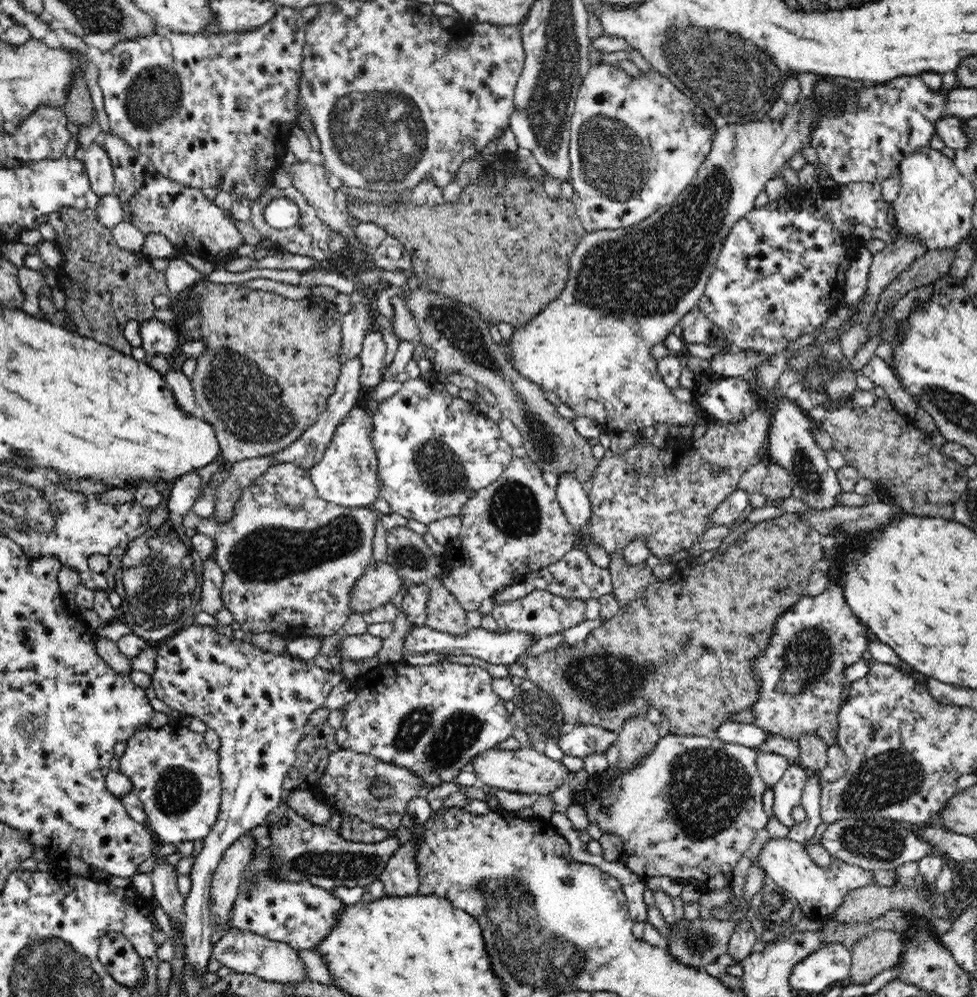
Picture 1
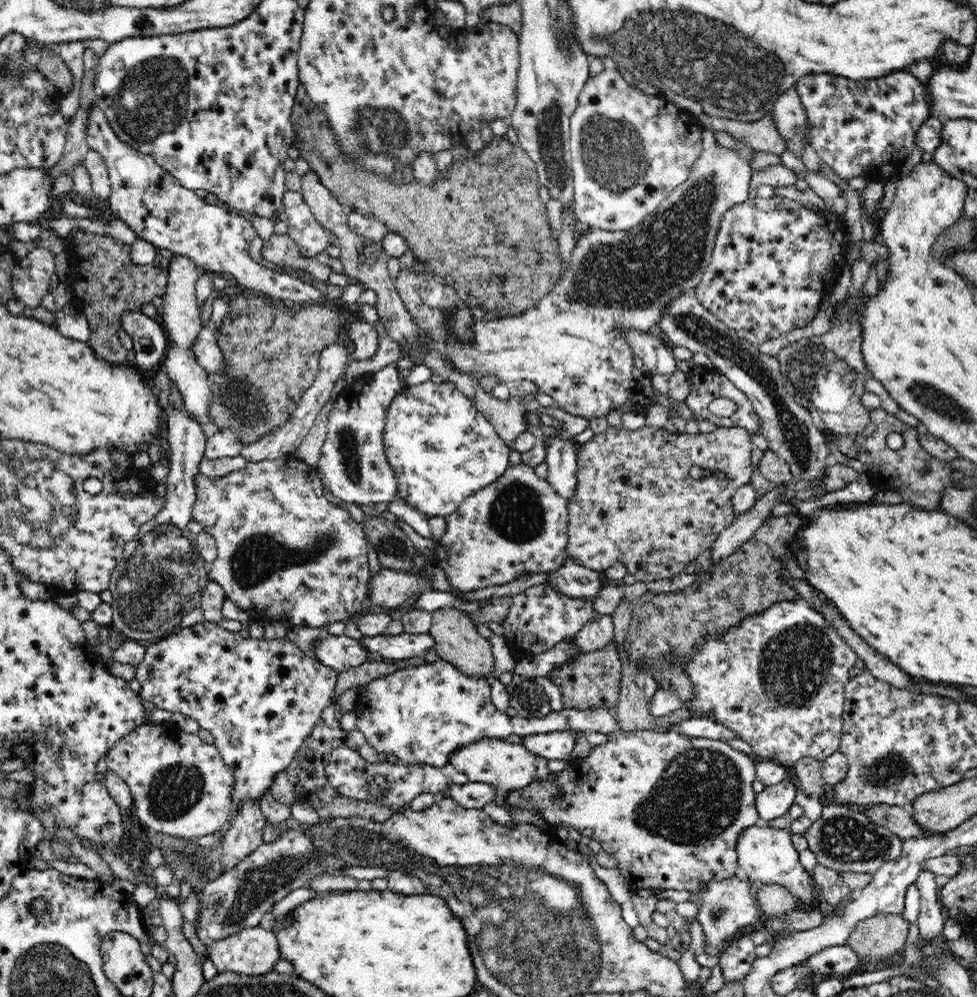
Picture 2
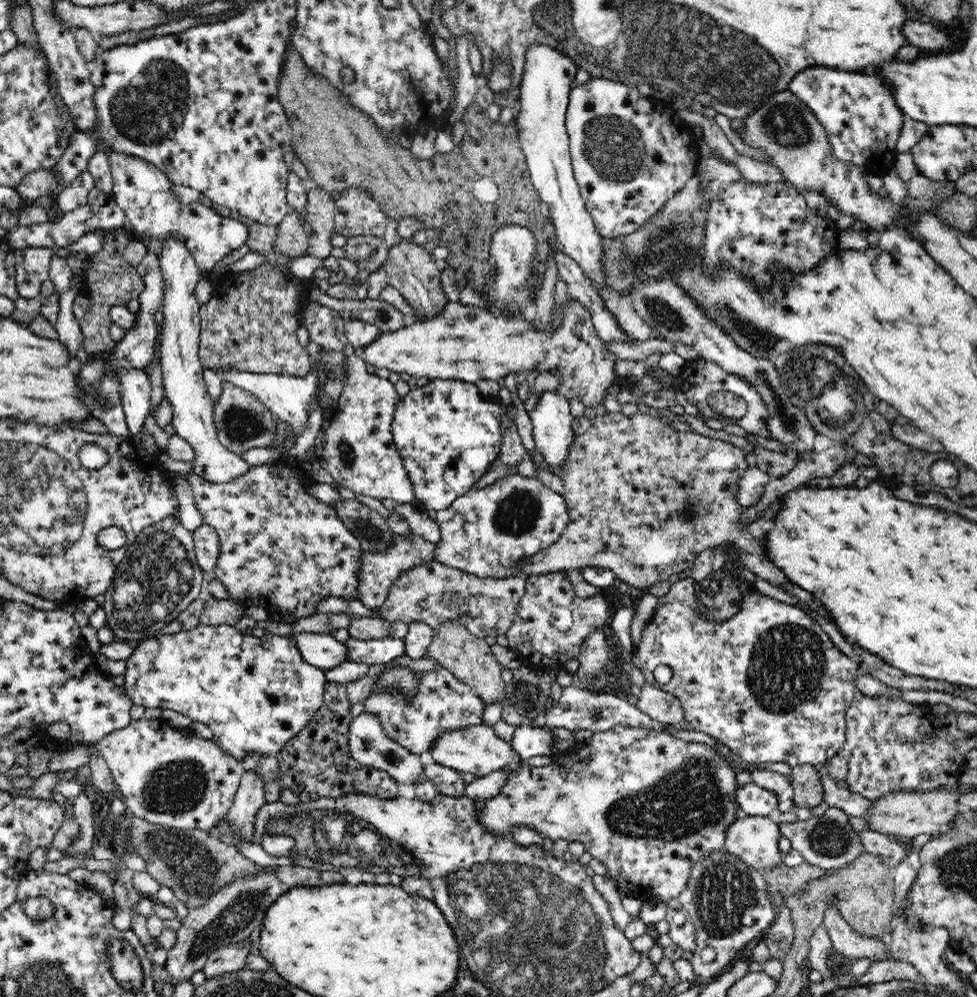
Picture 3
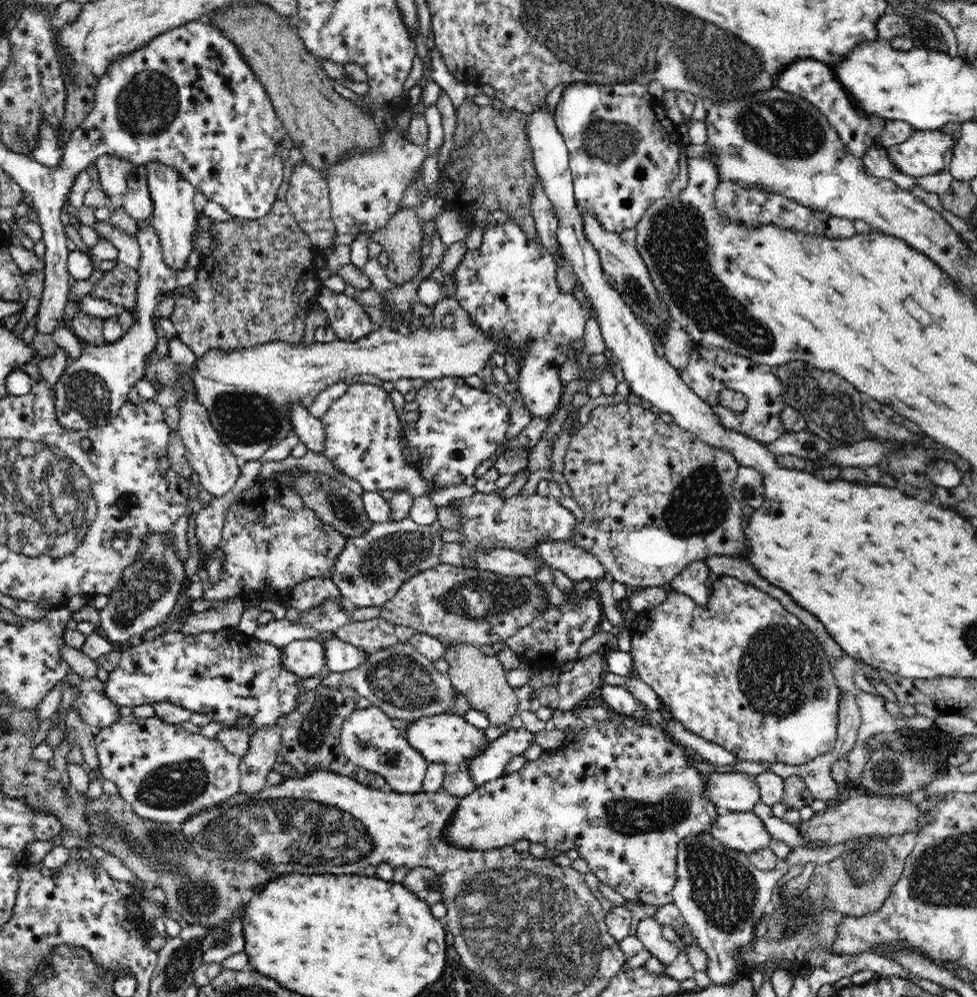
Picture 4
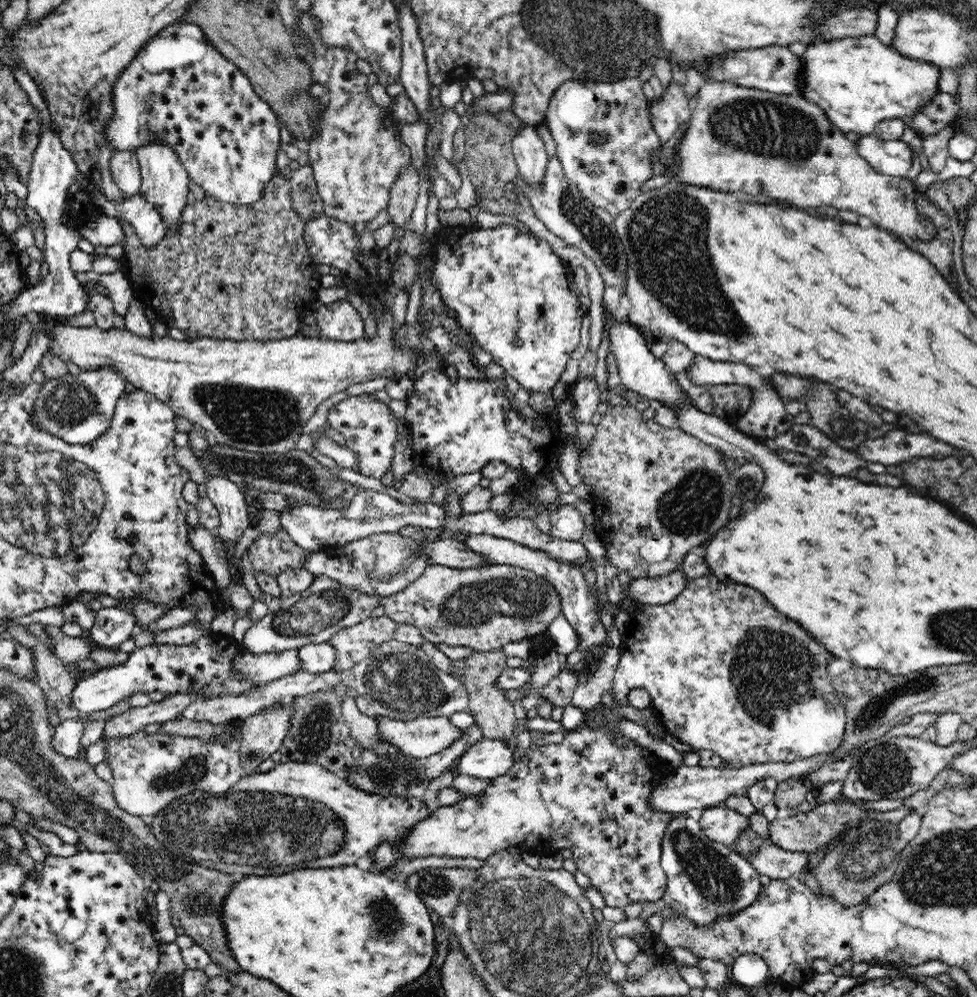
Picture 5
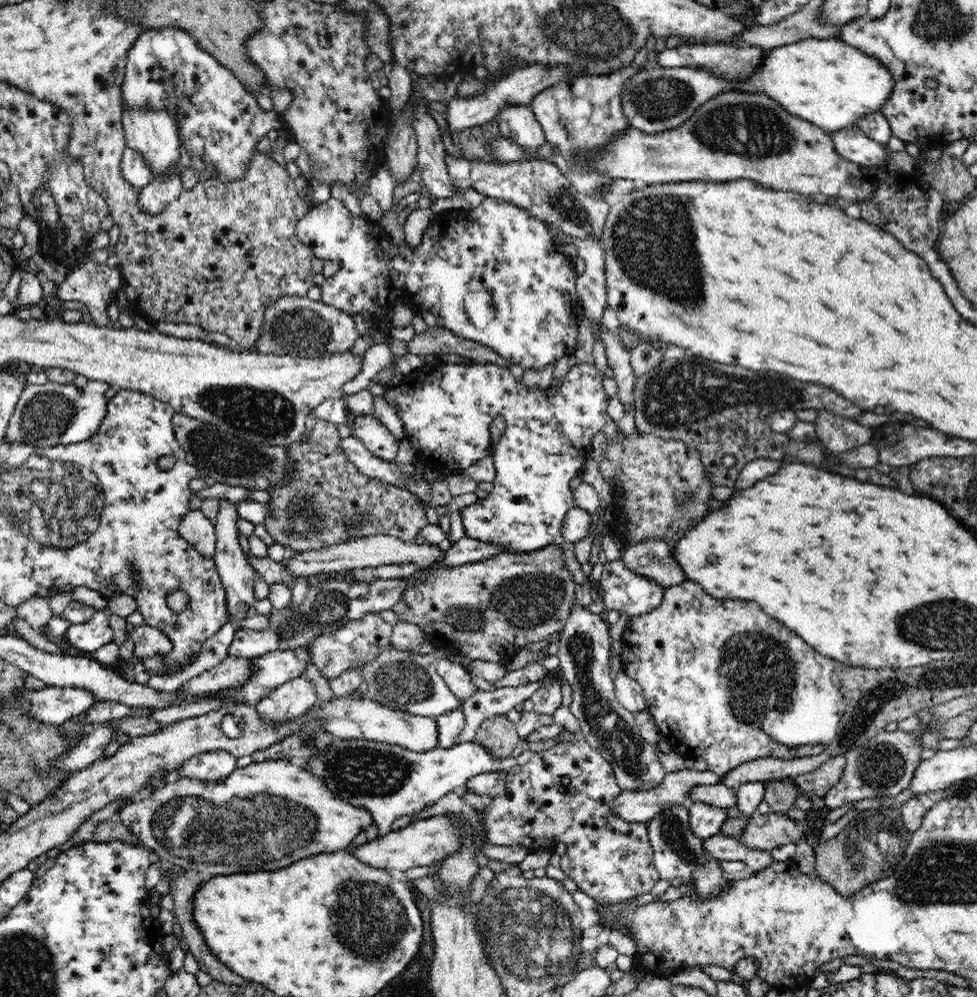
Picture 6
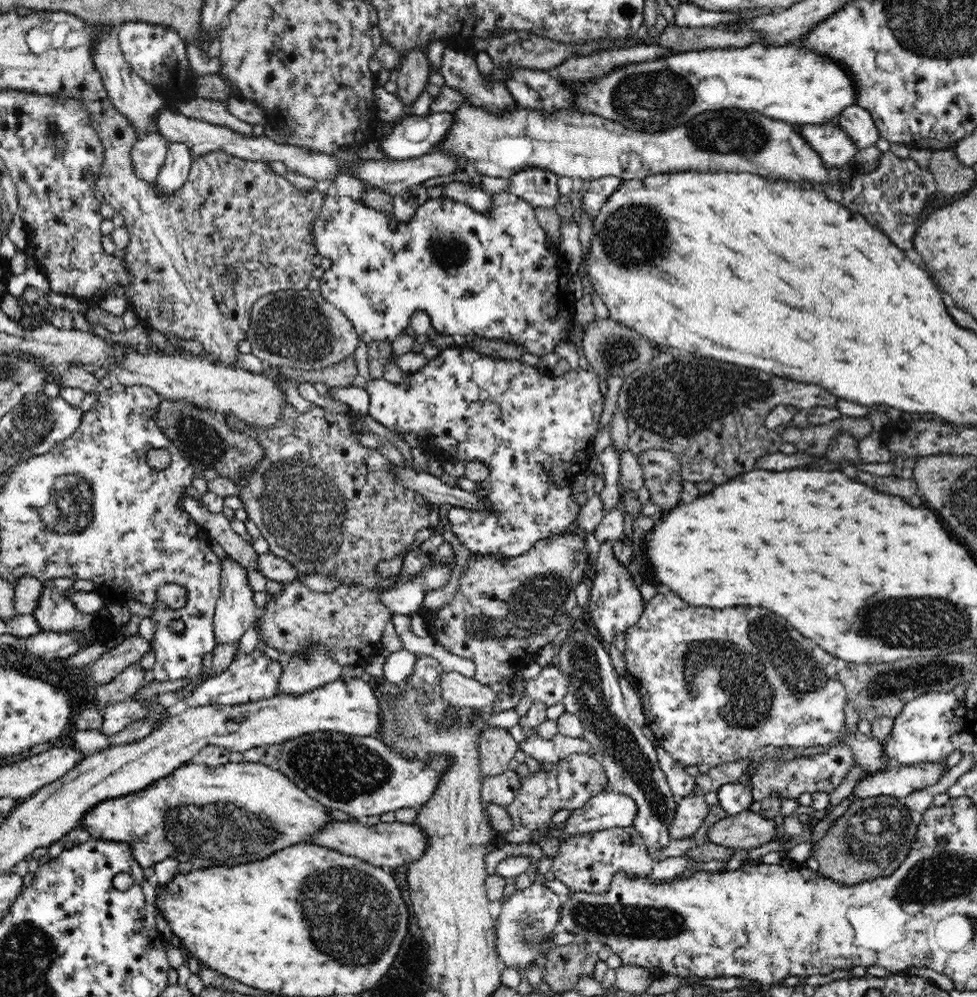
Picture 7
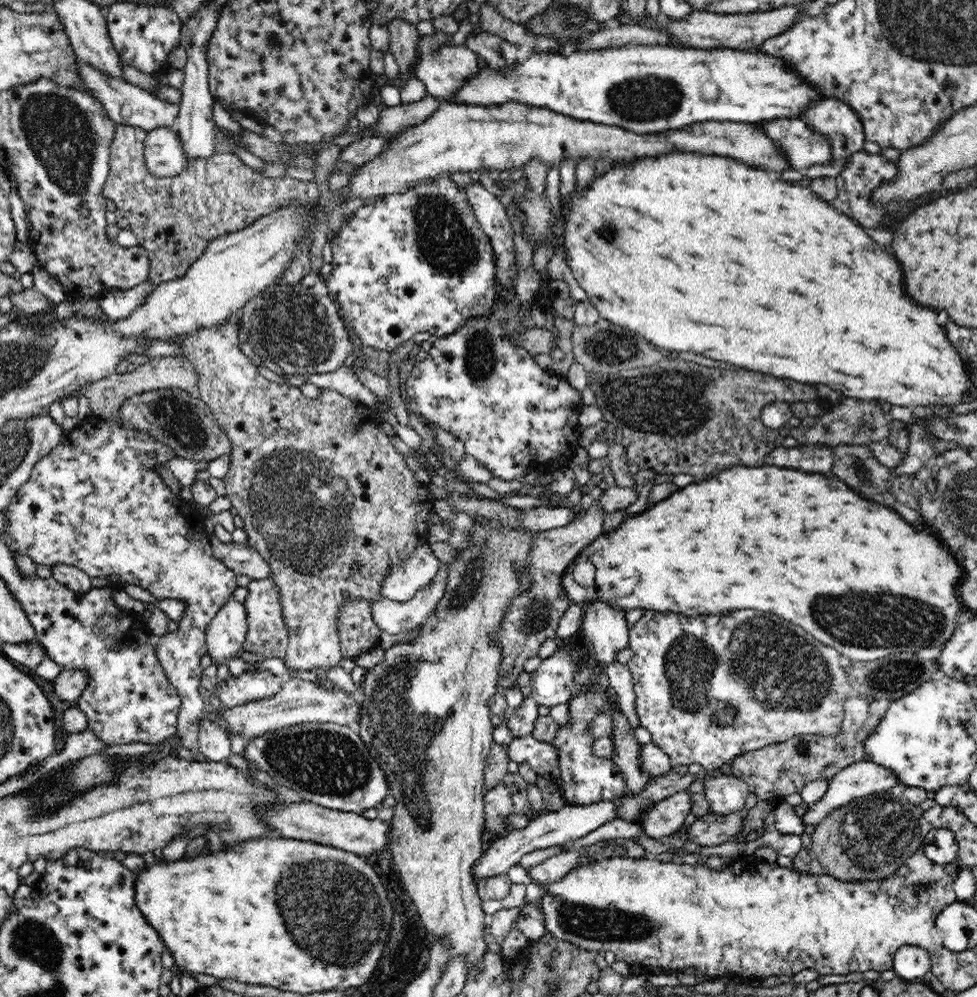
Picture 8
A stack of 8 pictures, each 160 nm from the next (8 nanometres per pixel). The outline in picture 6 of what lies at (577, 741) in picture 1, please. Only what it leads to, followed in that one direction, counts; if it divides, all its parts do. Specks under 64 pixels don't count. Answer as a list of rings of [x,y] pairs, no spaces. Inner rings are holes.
[[[334,739],[334,744],[330,744],[322,754],[318,752],[302,764],[312,773],[318,773],[342,799],[370,809],[375,824],[379,826],[378,836],[386,835],[396,818],[421,811],[454,788],[466,786],[467,780],[473,776],[507,773],[516,765],[516,757],[496,755],[475,741],[456,743],[450,747],[441,745],[419,753],[364,739]]]

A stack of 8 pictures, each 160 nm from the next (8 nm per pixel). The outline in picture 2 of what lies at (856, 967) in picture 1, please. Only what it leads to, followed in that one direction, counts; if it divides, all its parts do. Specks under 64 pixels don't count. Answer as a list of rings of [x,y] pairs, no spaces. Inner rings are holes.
[[[877,914],[857,922],[847,944],[858,955],[858,971],[873,969],[872,964],[892,960],[904,952],[909,926],[896,914]]]

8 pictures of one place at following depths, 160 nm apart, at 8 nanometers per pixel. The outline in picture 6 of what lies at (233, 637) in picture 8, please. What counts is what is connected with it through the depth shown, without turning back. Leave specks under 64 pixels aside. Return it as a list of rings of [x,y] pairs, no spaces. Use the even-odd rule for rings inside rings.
[[[220,497],[217,499],[217,506],[220,507],[220,510],[218,510],[217,516],[214,519],[216,535],[214,559],[217,572],[224,586],[224,591],[227,594],[228,616],[236,617],[237,619],[250,618],[257,614],[255,608],[257,600],[254,597],[256,573],[251,567],[251,564],[246,561],[244,550],[238,543],[239,511],[235,503],[228,499],[228,497]]]

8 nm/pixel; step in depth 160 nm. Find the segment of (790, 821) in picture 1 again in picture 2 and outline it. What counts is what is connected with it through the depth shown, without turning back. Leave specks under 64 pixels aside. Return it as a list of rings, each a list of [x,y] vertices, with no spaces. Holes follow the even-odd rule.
[[[789,773],[778,784],[765,786],[761,792],[756,793],[755,803],[759,811],[759,818],[763,822],[785,816],[792,804],[796,803],[794,797],[797,788],[793,774]]]

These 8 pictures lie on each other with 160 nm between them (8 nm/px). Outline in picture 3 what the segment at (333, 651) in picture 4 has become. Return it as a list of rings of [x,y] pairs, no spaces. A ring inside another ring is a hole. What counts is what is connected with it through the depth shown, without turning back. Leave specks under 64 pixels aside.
[[[350,637],[344,645],[348,649],[348,662],[385,665],[387,662],[406,655],[404,640],[391,637],[373,640],[357,640]]]

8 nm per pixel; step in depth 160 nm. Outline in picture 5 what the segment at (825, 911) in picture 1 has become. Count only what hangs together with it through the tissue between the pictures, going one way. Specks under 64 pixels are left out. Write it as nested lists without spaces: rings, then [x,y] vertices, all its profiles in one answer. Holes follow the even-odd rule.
[[[723,805],[703,809],[699,813],[699,825],[703,833],[710,840],[726,846],[734,844],[742,830],[750,826],[748,816]]]

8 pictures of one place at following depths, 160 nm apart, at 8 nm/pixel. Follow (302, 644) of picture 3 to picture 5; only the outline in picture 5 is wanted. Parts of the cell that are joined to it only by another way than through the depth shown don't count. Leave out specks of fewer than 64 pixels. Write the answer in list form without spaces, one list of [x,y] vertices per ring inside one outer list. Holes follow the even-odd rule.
[[[286,650],[267,654],[245,653],[236,658],[236,667],[250,681],[265,685],[279,678],[302,671],[298,650]]]

